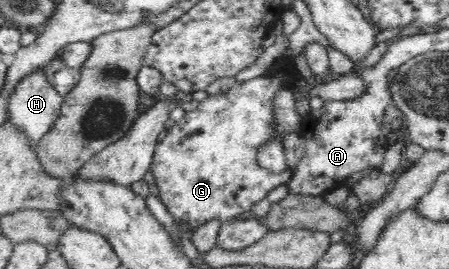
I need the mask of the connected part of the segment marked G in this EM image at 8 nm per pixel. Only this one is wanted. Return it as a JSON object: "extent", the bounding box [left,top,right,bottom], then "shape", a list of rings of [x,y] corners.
{"extent":[149,60,299,230],"shape":[[[289,60],[289,62],[283,62],[283,64],[279,64],[279,68],[271,67],[262,76],[246,81],[237,81],[233,87],[225,93],[208,95],[206,99],[199,103],[197,108],[193,111],[186,112],[180,121],[168,124],[165,137],[161,142],[158,142],[157,148],[155,148],[153,162],[151,162],[151,168],[149,168],[149,170],[156,178],[155,181],[159,191],[159,198],[161,198],[163,204],[167,206],[167,211],[173,215],[177,224],[181,221],[185,221],[191,229],[195,230],[198,226],[205,224],[208,220],[217,219],[224,223],[225,221],[240,218],[243,213],[251,209],[251,206],[253,206],[255,202],[263,200],[263,198],[266,198],[269,195],[269,192],[271,192],[271,190],[276,186],[288,181],[288,175],[280,176],[262,169],[257,162],[257,154],[259,154],[259,148],[261,148],[261,146],[265,146],[265,144],[267,144],[267,140],[269,140],[269,138],[273,138],[273,134],[275,134],[275,119],[273,119],[273,110],[275,110],[275,103],[273,103],[273,100],[275,100],[275,94],[277,94],[281,88],[292,90],[295,87],[297,80],[299,80],[299,73],[295,69],[295,66],[293,66],[293,62],[291,62],[291,60]]]}

